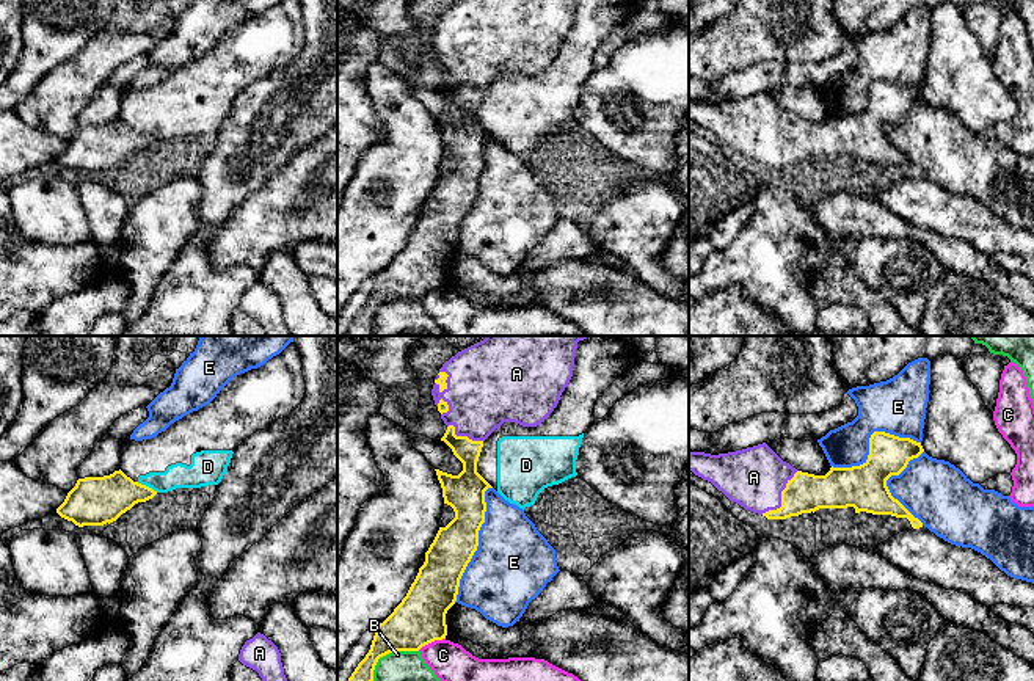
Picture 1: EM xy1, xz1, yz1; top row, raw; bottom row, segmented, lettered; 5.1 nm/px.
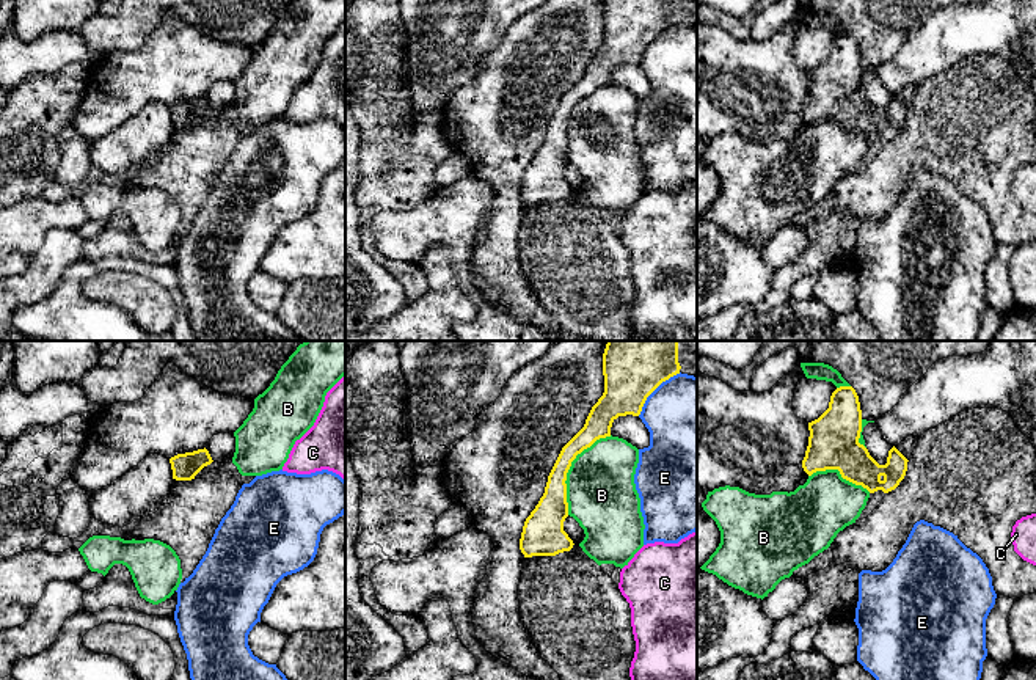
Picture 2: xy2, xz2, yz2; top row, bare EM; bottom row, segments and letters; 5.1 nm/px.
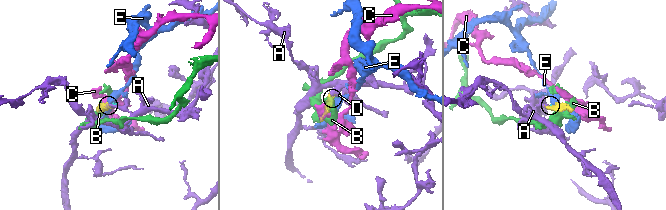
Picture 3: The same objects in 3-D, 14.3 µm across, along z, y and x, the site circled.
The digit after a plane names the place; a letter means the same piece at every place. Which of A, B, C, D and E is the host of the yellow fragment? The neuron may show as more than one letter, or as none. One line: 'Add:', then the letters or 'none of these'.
Add: A

